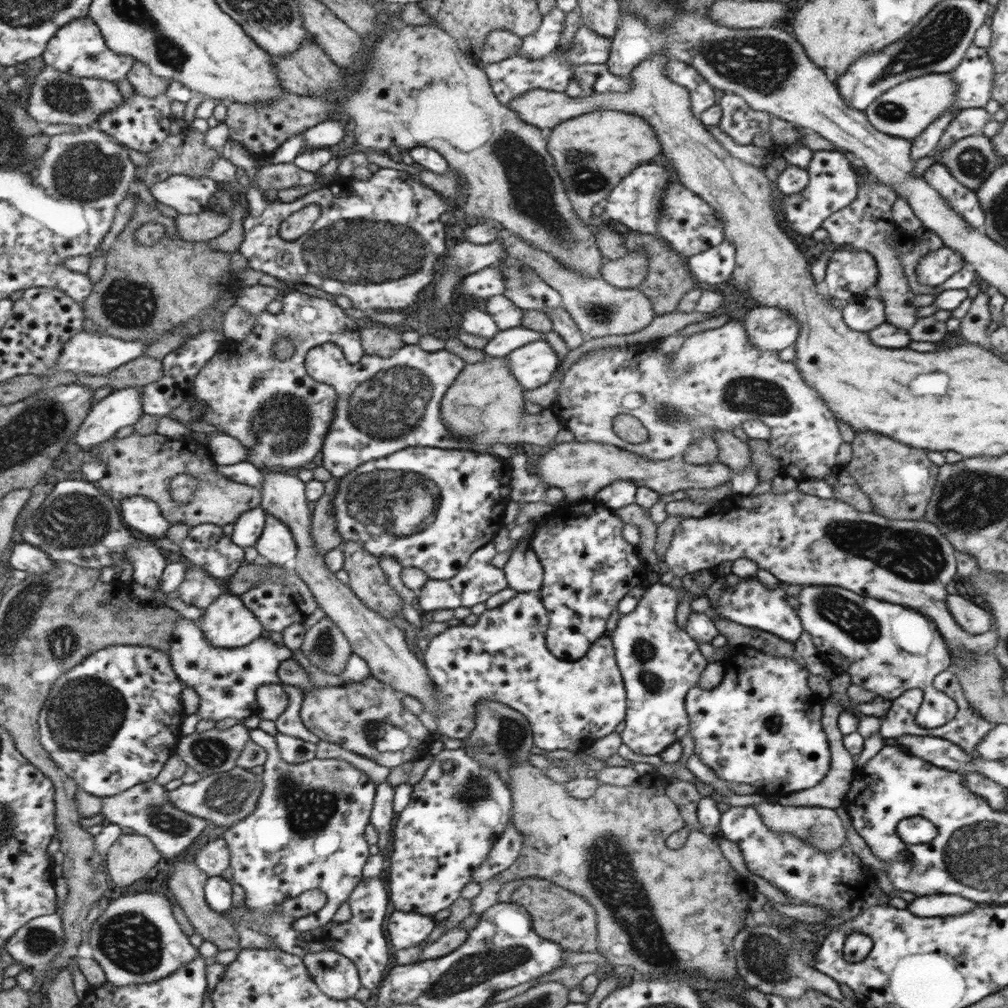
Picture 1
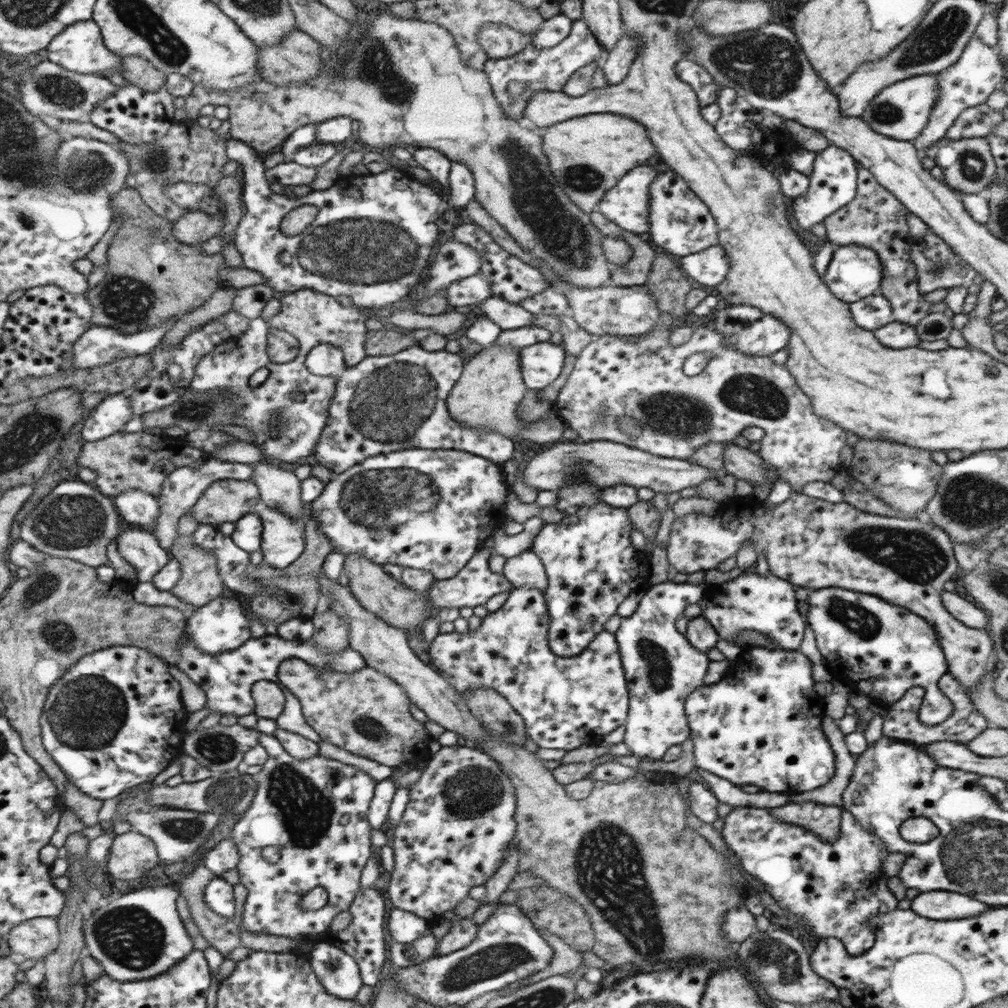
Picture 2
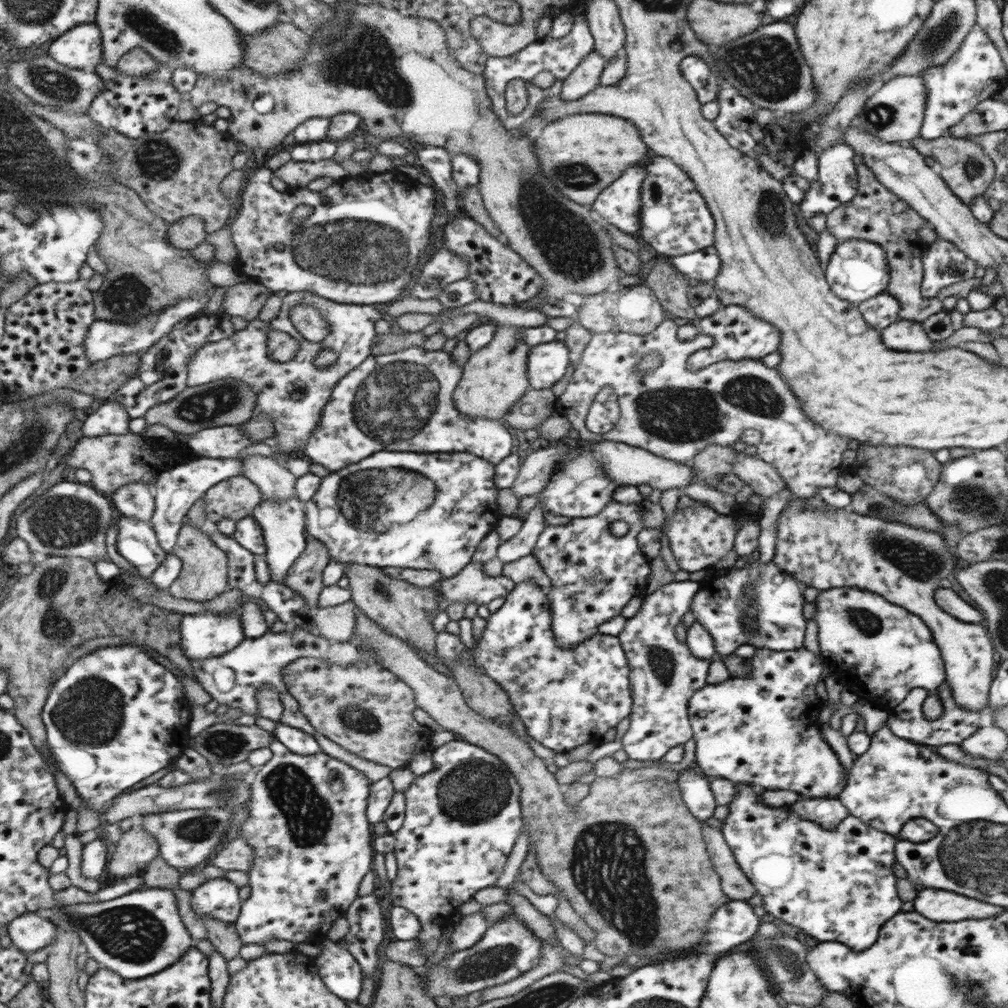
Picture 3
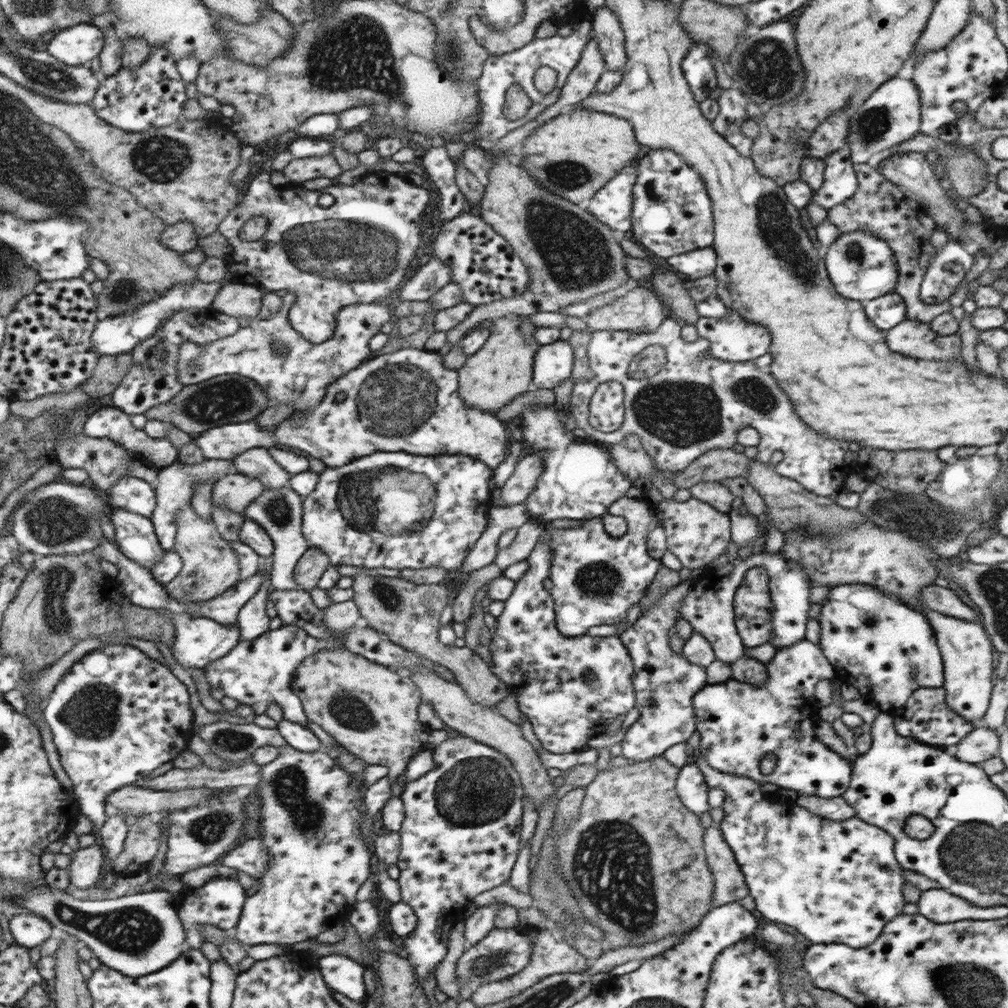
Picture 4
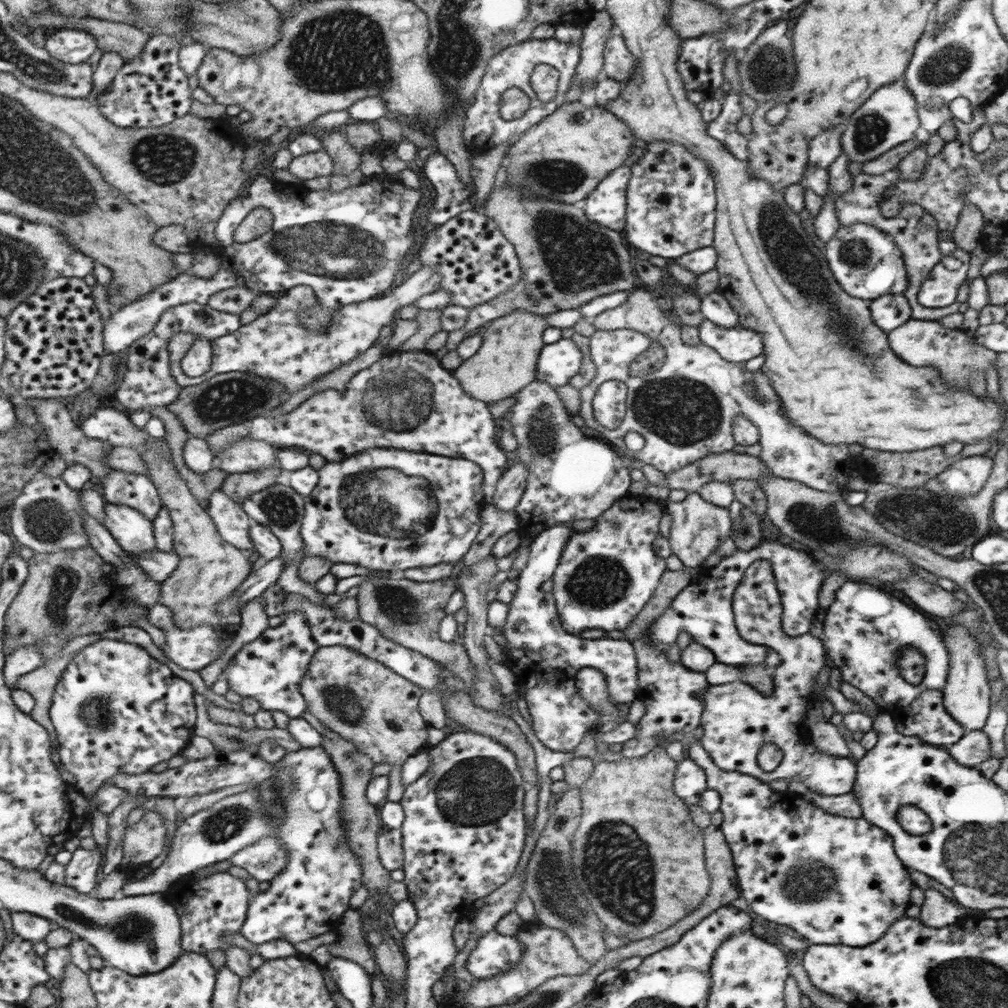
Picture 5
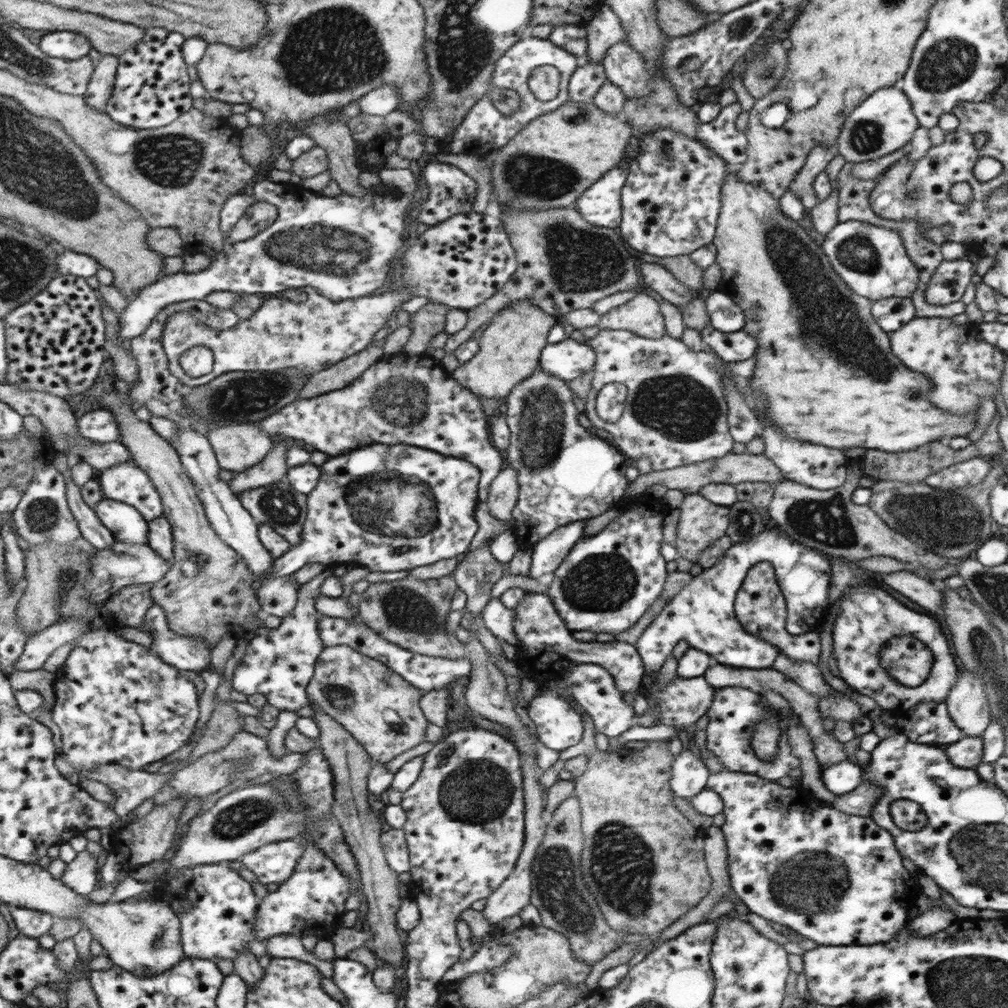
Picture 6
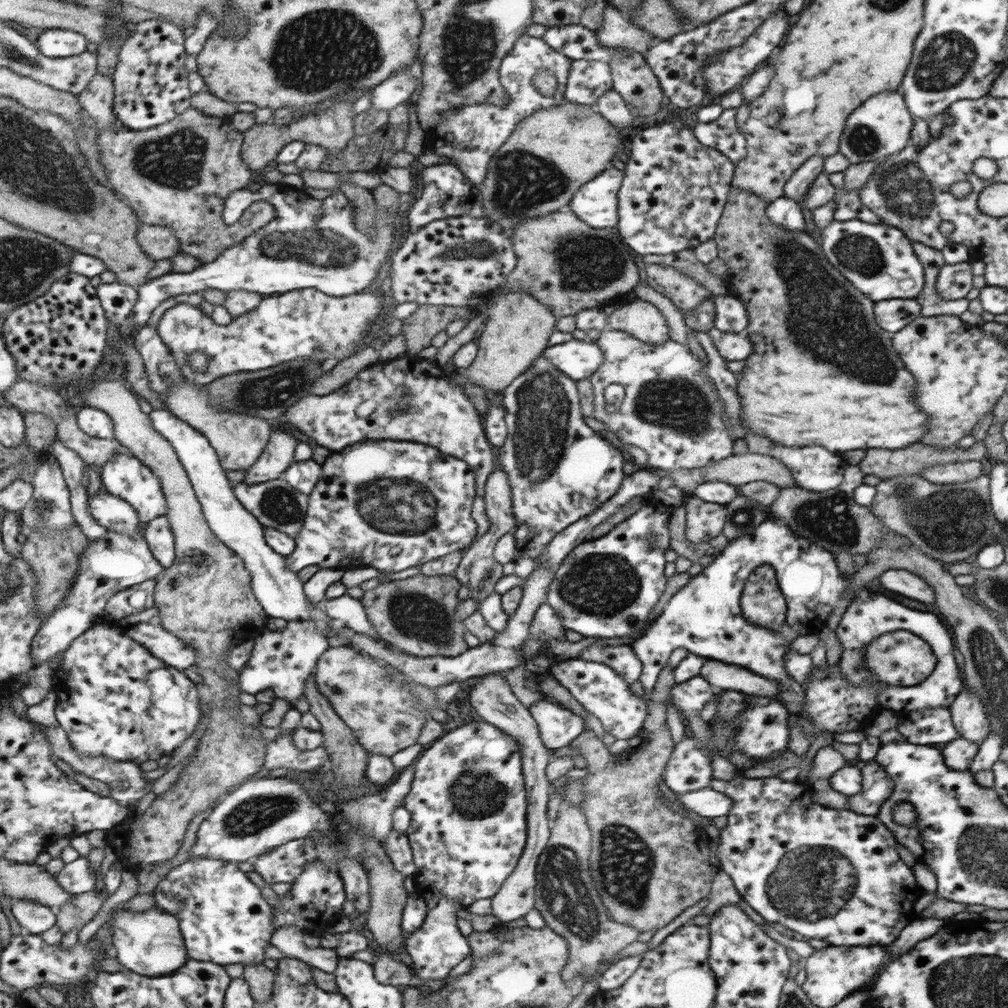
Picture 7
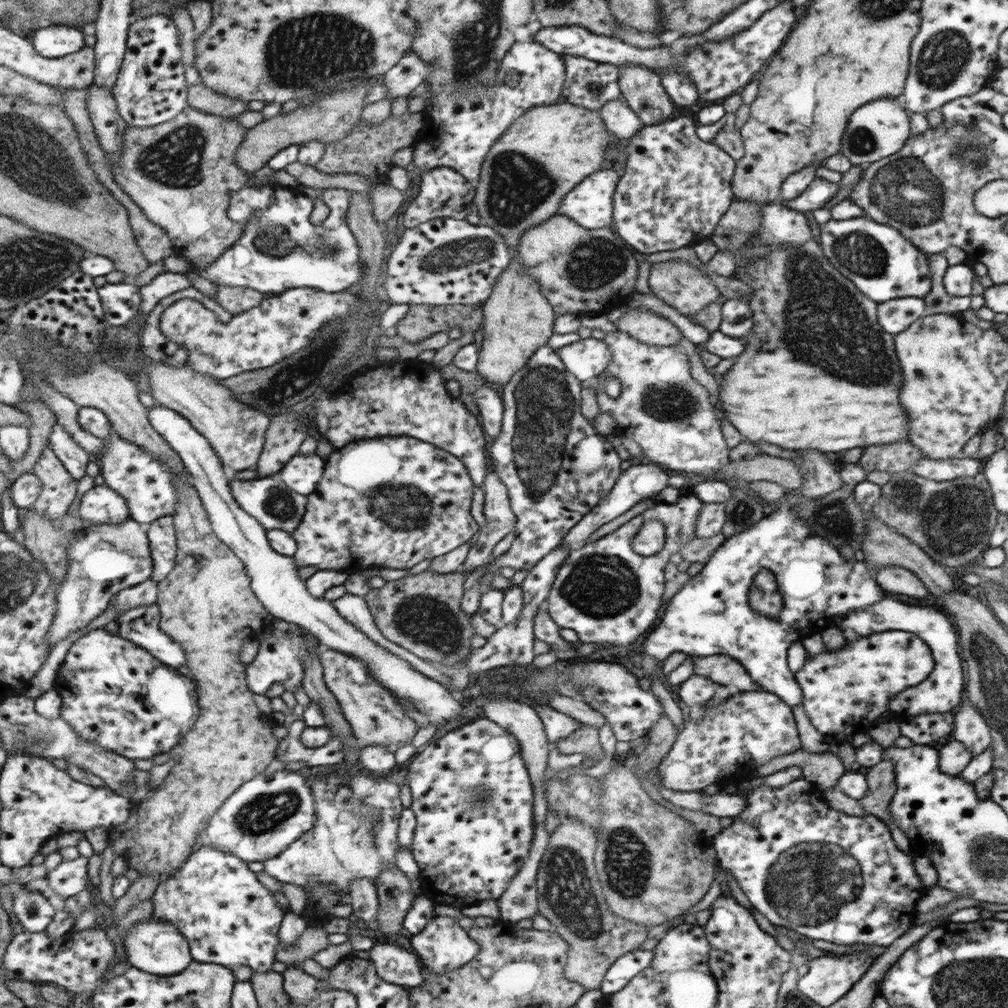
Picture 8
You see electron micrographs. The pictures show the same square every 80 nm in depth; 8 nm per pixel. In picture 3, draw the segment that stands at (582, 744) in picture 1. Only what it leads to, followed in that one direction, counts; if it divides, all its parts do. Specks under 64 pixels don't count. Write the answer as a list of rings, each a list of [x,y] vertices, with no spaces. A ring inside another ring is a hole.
[[[533,581],[521,582],[514,585],[503,600],[497,612],[491,613],[490,618],[487,618],[485,630],[481,632],[473,648],[467,649],[458,636],[439,632],[436,636],[436,656],[439,660],[445,664],[446,660],[454,660],[467,651],[467,655],[472,656],[472,664],[508,694],[512,709],[521,718],[526,734],[557,754],[567,753],[567,750],[579,744],[599,738],[630,713],[632,700],[628,684],[629,669],[616,636],[596,634],[575,646],[562,648],[554,643],[550,628],[549,601],[539,585],[535,585]]]

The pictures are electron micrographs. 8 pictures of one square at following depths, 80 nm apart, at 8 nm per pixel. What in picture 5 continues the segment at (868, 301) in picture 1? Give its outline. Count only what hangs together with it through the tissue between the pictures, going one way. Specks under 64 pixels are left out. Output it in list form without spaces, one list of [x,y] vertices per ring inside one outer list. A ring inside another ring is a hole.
[[[884,294],[868,305],[872,320],[886,333],[911,319],[909,303],[902,294]]]

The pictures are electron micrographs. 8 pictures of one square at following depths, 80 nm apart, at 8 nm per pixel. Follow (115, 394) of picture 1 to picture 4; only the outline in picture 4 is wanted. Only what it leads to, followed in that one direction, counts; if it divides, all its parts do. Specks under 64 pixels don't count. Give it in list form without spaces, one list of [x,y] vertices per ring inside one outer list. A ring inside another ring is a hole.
[[[115,405],[111,407],[97,407],[85,422],[83,433],[90,437],[109,437],[110,439],[116,440],[126,449],[129,449],[135,454],[141,454],[143,458],[147,458],[160,468],[171,466],[179,460],[182,454],[180,446],[171,444],[167,438],[153,438],[144,430],[135,428],[135,425],[132,423],[132,415],[127,414],[123,409]]]

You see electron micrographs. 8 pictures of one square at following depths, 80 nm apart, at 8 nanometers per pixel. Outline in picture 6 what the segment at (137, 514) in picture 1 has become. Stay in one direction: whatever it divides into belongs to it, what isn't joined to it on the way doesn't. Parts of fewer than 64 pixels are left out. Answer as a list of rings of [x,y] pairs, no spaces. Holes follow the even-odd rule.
[[[135,461],[107,468],[99,478],[104,497],[133,505],[149,522],[164,516],[165,507],[156,484]]]

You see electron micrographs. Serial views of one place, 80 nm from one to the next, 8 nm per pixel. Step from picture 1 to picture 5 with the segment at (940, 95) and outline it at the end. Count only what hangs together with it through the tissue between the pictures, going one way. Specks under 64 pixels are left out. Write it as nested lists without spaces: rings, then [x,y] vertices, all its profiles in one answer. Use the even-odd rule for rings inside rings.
[[[902,79],[878,88],[841,126],[840,147],[849,161],[865,163],[890,148],[914,139],[919,126],[919,113],[912,93],[904,86]]]

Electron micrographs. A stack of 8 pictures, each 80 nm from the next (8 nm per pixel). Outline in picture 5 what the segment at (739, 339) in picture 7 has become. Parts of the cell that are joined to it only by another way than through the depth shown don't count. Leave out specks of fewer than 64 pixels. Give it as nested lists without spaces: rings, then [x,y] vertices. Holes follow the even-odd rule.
[[[703,319],[698,326],[698,339],[727,362],[744,363],[761,355],[762,338],[758,332],[737,324],[731,328],[714,325]]]

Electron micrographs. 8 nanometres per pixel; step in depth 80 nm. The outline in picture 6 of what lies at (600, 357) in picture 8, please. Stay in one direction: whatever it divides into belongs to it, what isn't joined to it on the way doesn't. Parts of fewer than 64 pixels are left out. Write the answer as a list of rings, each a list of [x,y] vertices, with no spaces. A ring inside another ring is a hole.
[[[565,339],[557,344],[547,344],[541,352],[540,369],[559,380],[568,382],[594,365],[593,350],[587,344]]]

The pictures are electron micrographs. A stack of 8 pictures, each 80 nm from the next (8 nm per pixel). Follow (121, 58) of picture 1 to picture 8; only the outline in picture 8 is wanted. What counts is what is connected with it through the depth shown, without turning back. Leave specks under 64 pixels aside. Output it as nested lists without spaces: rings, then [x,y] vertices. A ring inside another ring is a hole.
[[[53,24],[38,28],[30,38],[41,56],[58,59],[79,52],[85,46],[84,33],[78,27]]]

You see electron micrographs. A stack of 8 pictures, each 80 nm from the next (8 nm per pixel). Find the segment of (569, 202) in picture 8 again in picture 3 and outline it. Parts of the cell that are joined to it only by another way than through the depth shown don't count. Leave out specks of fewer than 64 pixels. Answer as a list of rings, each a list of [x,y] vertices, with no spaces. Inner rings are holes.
[[[643,166],[626,168],[619,178],[604,188],[591,207],[604,223],[611,224],[625,234],[636,235],[640,230],[640,187],[643,186]]]

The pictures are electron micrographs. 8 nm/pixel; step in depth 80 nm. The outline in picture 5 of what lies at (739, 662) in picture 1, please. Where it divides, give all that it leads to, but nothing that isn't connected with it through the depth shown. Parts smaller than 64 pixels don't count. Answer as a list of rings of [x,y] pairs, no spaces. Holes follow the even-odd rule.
[[[757,561],[744,572],[743,581],[732,597],[732,614],[739,635],[745,641],[772,648],[778,654],[779,662],[773,668],[771,679],[773,690],[771,696],[765,696],[745,687],[740,681],[709,688],[698,724],[703,735],[697,745],[702,747],[717,768],[725,772],[745,773],[765,783],[770,780],[785,780],[789,783],[792,778],[798,778],[812,793],[823,796],[851,792],[857,775],[855,762],[848,757],[820,753],[813,746],[807,728],[806,699],[809,696],[816,698],[812,694],[812,685],[817,676],[825,672],[825,664],[829,664],[829,656],[825,656],[827,648],[824,648],[823,640],[813,638],[809,632],[791,637],[781,631],[779,592],[769,563]],[[766,742],[774,744],[782,754],[779,764],[771,772],[758,767],[760,747]]]

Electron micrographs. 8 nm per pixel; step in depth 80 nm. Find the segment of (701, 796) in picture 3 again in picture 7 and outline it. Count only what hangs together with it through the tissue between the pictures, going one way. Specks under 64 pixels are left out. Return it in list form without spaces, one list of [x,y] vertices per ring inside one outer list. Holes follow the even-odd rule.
[[[691,731],[677,741],[677,746],[665,767],[664,784],[674,794],[687,794],[707,786],[711,782],[711,766],[705,748],[697,748],[695,740],[689,738]]]

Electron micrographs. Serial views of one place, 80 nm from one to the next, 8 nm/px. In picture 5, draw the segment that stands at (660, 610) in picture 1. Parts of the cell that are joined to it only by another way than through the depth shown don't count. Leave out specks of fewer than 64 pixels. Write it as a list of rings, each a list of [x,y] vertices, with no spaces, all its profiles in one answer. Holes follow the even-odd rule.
[[[647,631],[636,639],[631,646],[637,665],[636,698],[643,702],[645,712],[634,723],[637,727],[633,738],[622,744],[620,753],[625,758],[637,758],[647,755],[657,746],[665,746],[669,741],[660,740],[660,736],[669,736],[673,732],[691,732],[697,728],[704,710],[704,700],[708,694],[707,682],[702,672],[693,672],[681,663],[671,663],[665,653],[650,647]]]

